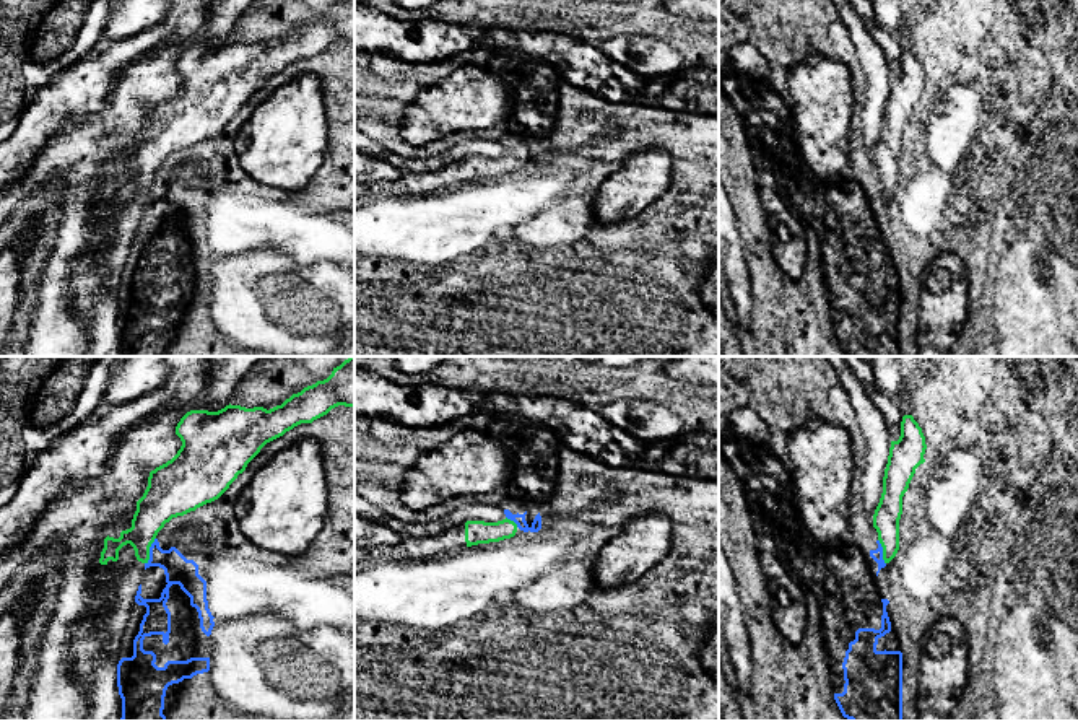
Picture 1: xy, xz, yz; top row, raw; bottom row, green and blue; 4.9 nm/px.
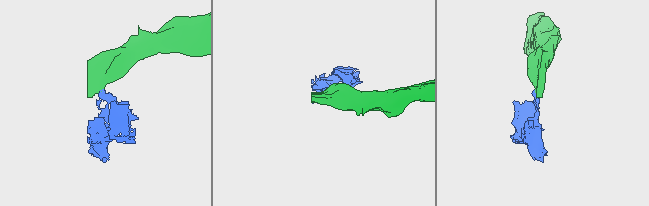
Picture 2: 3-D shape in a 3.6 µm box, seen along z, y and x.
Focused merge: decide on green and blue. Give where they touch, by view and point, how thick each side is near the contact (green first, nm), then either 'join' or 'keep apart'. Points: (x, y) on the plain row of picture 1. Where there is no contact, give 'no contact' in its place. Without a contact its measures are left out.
contact xy (148, 186); calibres 200 and 140 nm; keep apart

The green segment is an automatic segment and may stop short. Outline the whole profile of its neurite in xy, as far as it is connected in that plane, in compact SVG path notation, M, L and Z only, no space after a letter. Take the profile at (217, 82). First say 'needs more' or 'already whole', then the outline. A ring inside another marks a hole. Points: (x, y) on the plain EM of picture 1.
needs more; M354 0L333 3L327 15L270 46L229 39L218 47L190 46L180 54L176 62L180 85L150 107L132 163L122 166L119 174L104 174L99 199L93 203L98 238L104 236L106 225L114 234L111 249L106 254L83 254L73 264L70 296L75 312L89 329L85 356L122 356L117 288L150 182L164 159L218 135L267 78L338 41L354 42ZM127 179L133 182L137 195L115 215L112 200Z

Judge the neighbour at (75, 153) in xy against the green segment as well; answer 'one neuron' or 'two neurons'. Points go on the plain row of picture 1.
two neurons

